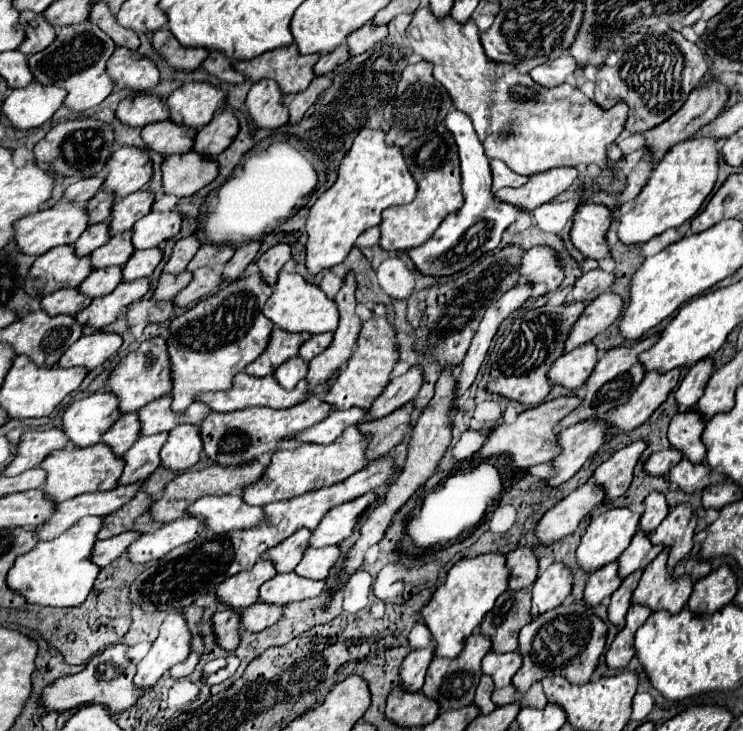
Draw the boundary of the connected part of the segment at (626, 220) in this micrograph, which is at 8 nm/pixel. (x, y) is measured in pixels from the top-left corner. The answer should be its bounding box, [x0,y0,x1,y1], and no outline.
[618,132,720,244]

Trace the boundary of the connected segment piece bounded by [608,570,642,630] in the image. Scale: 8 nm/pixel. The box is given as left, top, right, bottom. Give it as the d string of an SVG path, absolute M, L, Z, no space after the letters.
M640 570L640 572L630 574L628 578L624 578L624 580L622 580L622 584L620 584L620 588L618 588L618 590L612 594L612 598L610 598L610 606L608 606L608 620L610 620L618 630L622 630L622 628L624 628L626 612L628 612L628 608L630 608L630 596L632 596L634 588L638 586L640 574L642 574L642 570Z

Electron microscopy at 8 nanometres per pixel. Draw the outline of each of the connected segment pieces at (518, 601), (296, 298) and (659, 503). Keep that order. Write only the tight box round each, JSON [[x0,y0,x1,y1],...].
[[480,588,532,652],[264,272,338,334],[640,492,668,534]]

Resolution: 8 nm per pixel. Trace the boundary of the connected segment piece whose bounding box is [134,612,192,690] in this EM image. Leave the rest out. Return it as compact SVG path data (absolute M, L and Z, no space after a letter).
M172 612L160 628L160 636L154 640L150 652L138 662L136 686L148 690L156 680L166 674L174 664L182 662L190 654L192 632L182 612Z

